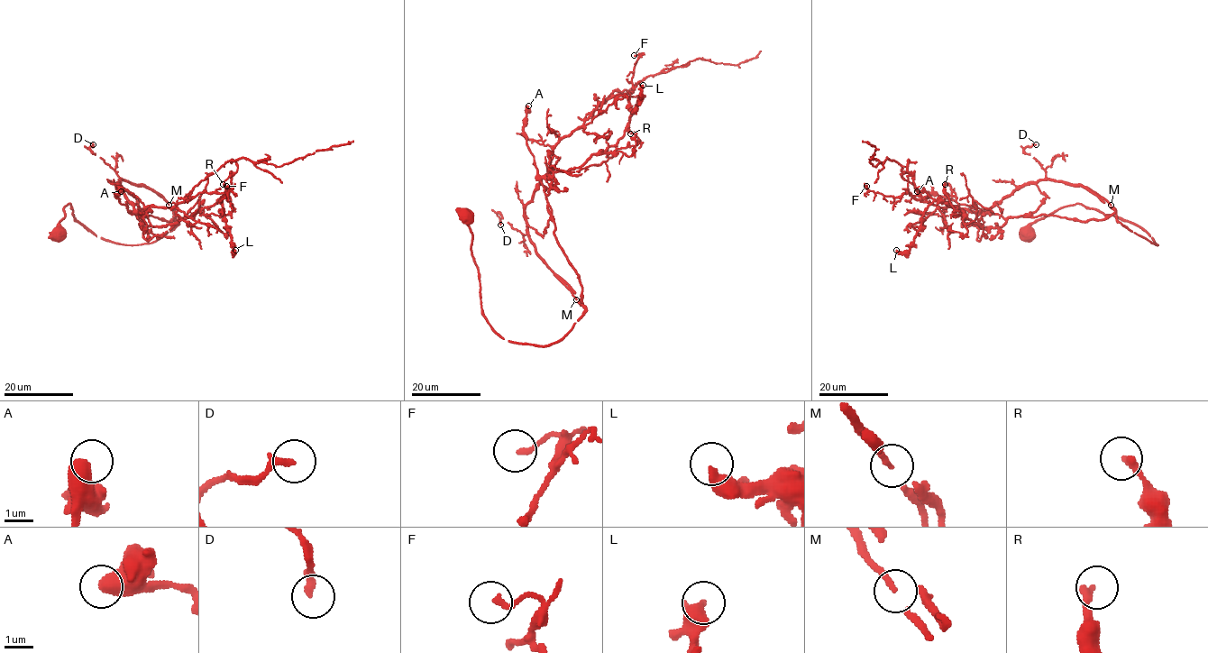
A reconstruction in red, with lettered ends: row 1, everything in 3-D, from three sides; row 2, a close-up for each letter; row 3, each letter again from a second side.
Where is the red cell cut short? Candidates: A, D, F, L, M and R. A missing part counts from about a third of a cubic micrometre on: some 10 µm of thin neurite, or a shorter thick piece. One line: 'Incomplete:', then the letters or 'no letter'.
Incomplete: no letter

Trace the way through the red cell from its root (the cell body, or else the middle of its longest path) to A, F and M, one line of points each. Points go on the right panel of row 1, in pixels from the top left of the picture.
A: (1028, 234), (1032, 224), (1080, 204), (1140, 226), (1157, 244), (1115, 213), (1086, 221), (1004, 218), (917, 191)
F: (1028, 234), (1032, 224), (1080, 204), (1140, 226), (1157, 244), (1115, 213), (1086, 221), (1004, 218), (866, 186)
M: (1028, 234), (1080, 204), (1157, 244), (1115, 213), (1031, 214), (1046, 197), (1042, 179), (1082, 184), (1111, 205)

